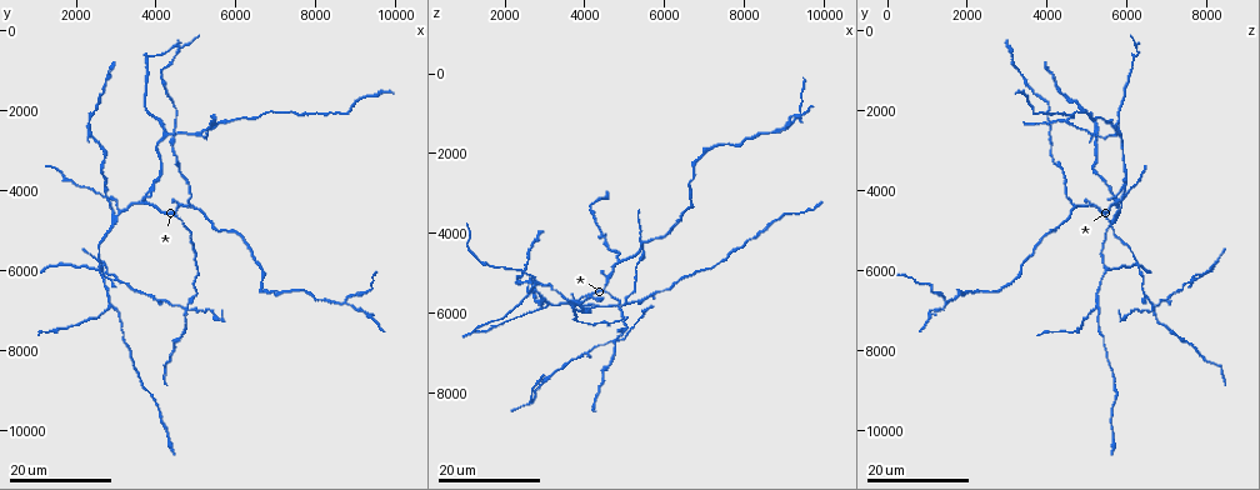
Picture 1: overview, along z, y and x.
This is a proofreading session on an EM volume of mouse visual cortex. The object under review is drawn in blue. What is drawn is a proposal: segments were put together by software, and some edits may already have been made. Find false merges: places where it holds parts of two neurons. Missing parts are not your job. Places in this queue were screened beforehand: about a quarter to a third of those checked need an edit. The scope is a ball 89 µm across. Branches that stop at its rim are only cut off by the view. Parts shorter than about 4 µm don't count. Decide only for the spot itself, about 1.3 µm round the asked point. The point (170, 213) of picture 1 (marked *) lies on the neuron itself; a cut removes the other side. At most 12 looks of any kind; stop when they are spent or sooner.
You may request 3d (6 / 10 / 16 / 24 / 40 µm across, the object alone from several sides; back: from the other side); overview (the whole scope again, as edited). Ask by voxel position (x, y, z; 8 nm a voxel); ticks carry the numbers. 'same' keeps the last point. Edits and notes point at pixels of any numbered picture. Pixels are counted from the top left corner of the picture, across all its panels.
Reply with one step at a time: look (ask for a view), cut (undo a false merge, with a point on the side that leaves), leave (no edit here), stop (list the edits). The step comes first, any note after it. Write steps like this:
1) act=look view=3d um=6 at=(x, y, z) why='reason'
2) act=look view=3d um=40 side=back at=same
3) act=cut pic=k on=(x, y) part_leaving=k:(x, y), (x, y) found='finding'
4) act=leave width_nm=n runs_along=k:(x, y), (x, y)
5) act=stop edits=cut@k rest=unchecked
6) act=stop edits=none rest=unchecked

act=look view=3d um=16 at=(2600, 6000, 5500) why='three arms meet'

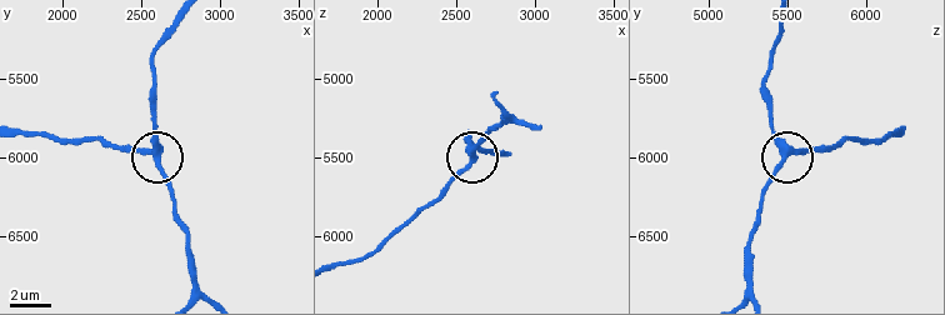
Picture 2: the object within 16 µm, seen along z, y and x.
act=look view=3d um=10 at=(2620, 5960, 5500)

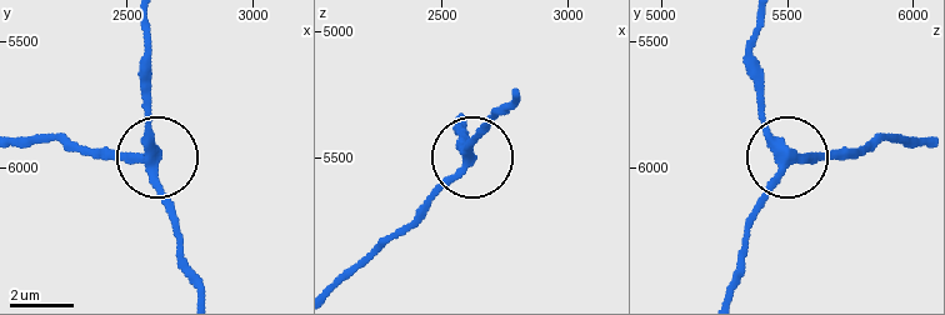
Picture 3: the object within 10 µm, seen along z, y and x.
act=look view=3d um=6 at=(2600, 5970, 5490)

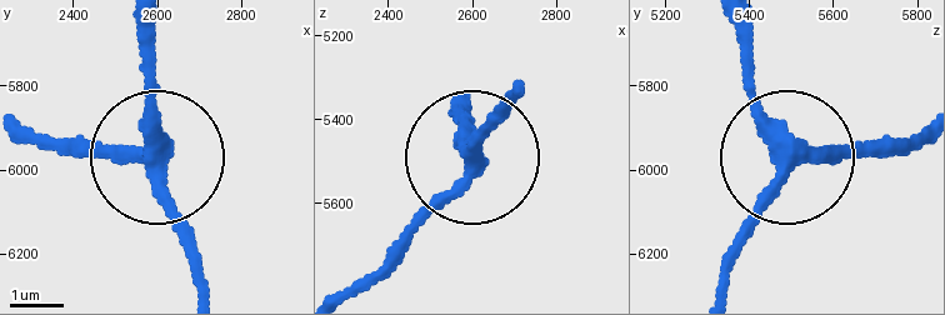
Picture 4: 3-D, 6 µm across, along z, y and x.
act=leave side_arm_um=17 runs_along=4:(736, 30), (768, 138), (795, 151), (911, 151) found='all the same neuron'

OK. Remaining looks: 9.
act=look view=3d um=16 at=(5100, 2600, 5700) why='arms part here'

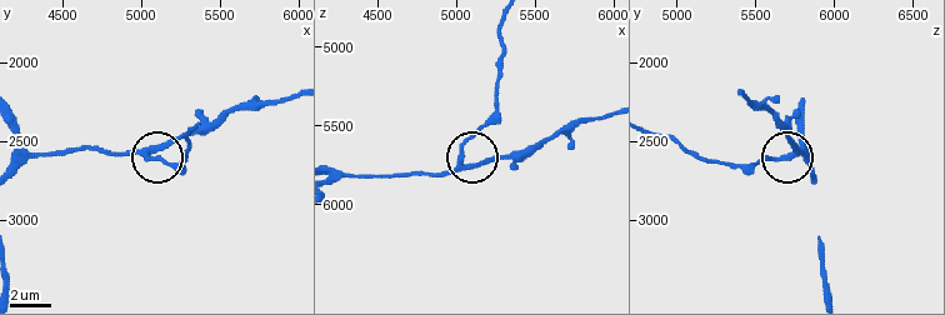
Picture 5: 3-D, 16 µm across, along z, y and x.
act=look view=3d um=6 at=(5020, 2600, 5700)

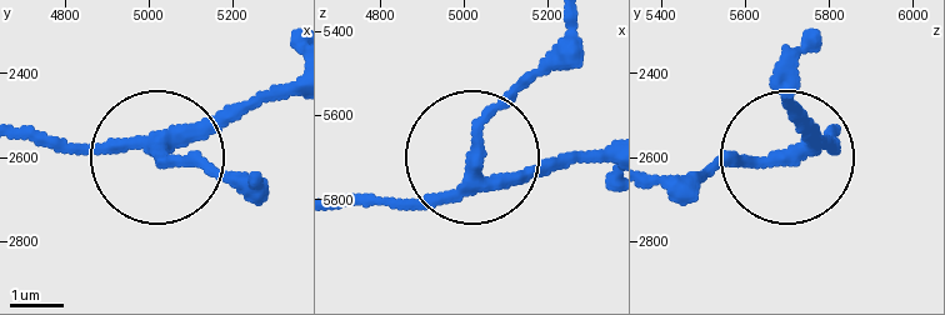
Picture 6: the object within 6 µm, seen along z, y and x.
act=leave width_nm=260 found='one neuron here'

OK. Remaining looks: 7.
act=look view=3d um=24 at=(4250, 2600, 5800) why='branch point'

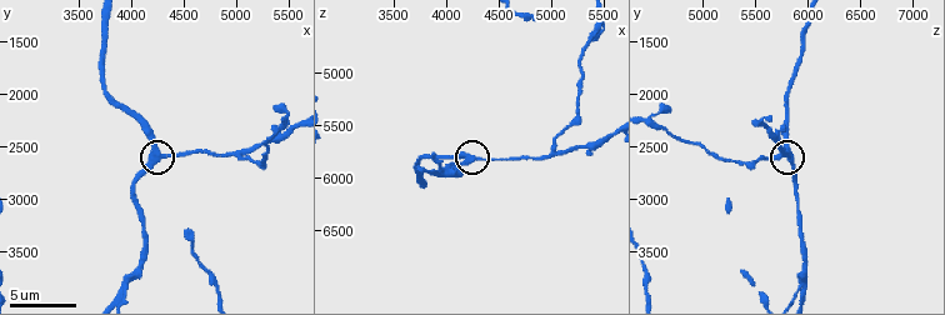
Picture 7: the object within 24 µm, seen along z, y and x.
act=look view=3d um=6 at=(4300, 2600, 5820)

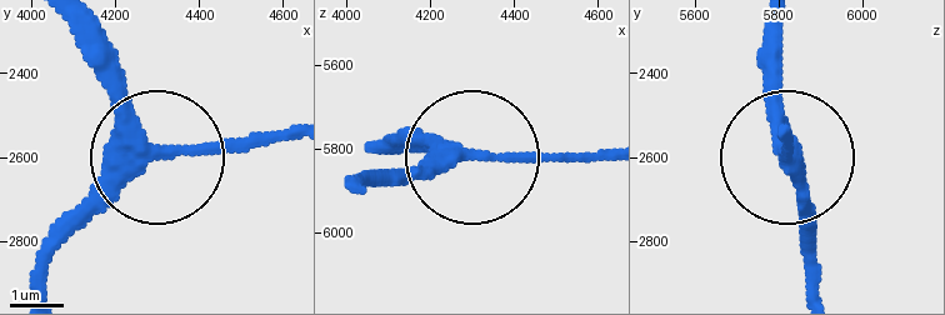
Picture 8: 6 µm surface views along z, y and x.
act=leave arms=3 runs_along=8:(818, 290), (776, 115), (776, 21) found='all the same neuron'

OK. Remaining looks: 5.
act=look view=3d um=24 at=(4900, 4450, 4750) why='three-way junction'

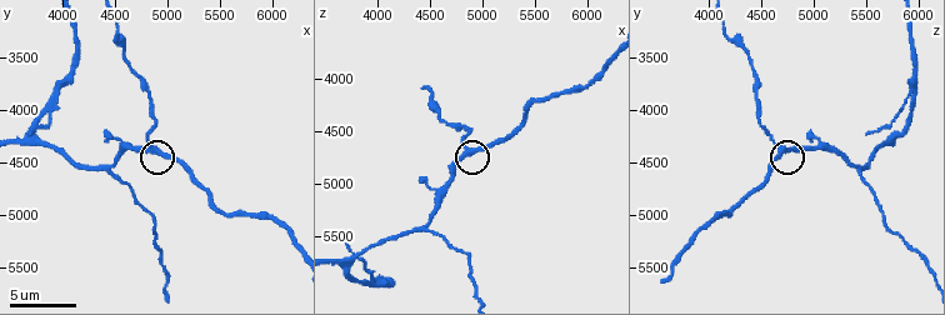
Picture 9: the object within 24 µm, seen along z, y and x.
act=look view=3d um=10 at=(4880, 4380, 4720) why='closer look'

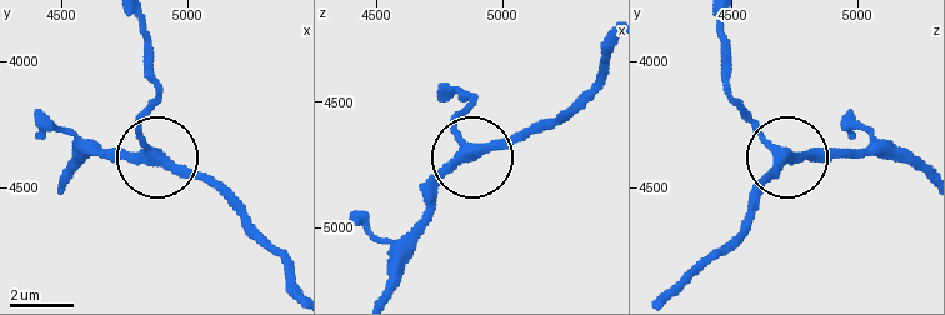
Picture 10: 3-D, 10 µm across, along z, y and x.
act=leave arms=3 runs_along=10:(70, 175), (94, 151), (156, 154), (143, 126), (148, 105) found='all the same neuron'

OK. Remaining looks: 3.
act=look view=3d um=24 at=(2800, 6950, 5300) why='three-way junction'

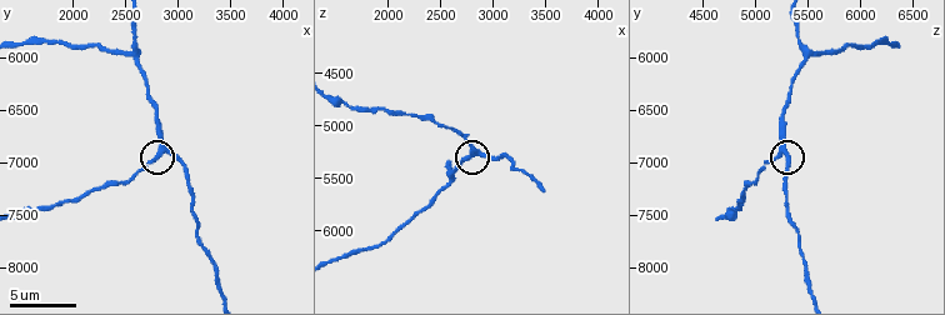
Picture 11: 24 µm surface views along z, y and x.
act=look view=3d um=10 at=(2880, 6900, 5240) why='closer look'

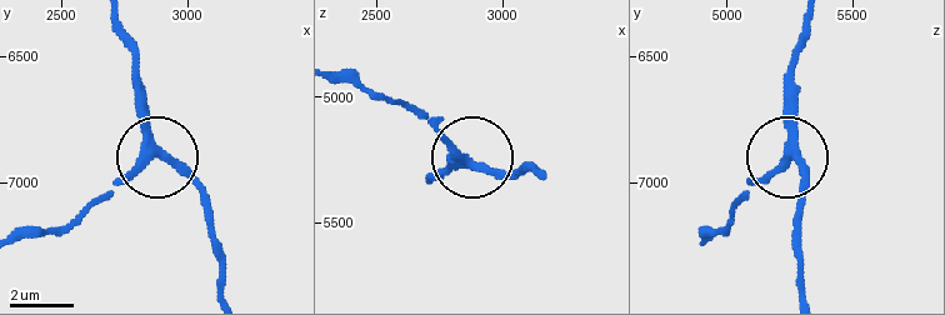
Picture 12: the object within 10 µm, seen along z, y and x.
act=leave runs_along=12:(429, 184), (464, 158), (424, 114) found='one neuron here'

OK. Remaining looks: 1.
act=stop edits=none rest=unchecked

